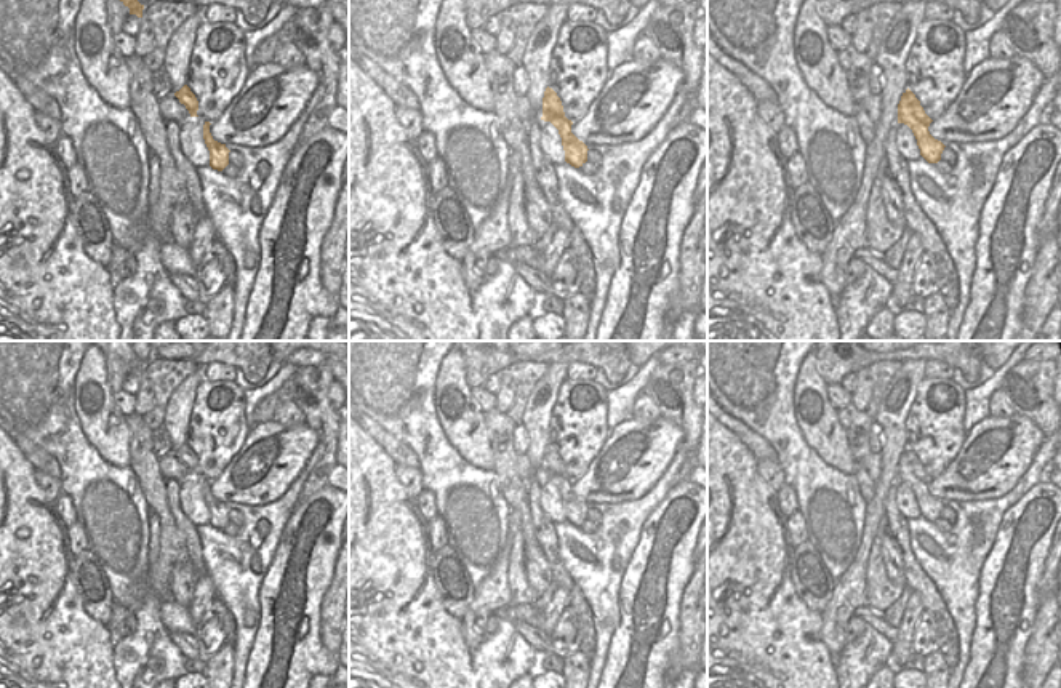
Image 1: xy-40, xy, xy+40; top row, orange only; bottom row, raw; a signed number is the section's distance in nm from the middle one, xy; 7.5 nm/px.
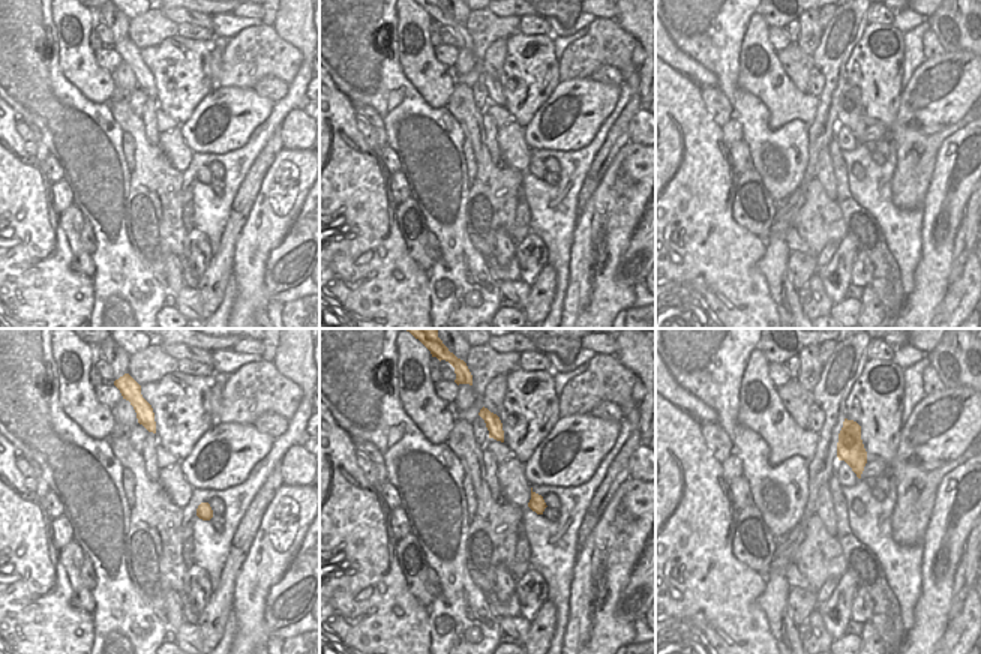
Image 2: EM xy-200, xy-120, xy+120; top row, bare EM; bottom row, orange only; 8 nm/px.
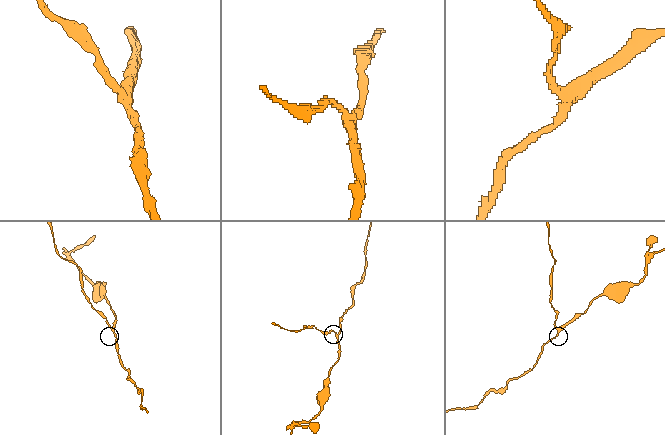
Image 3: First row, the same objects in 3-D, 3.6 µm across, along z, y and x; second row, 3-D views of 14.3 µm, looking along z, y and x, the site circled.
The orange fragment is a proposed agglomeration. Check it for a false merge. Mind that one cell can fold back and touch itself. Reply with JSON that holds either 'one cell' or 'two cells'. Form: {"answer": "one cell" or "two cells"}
{"answer": "two cells"}

